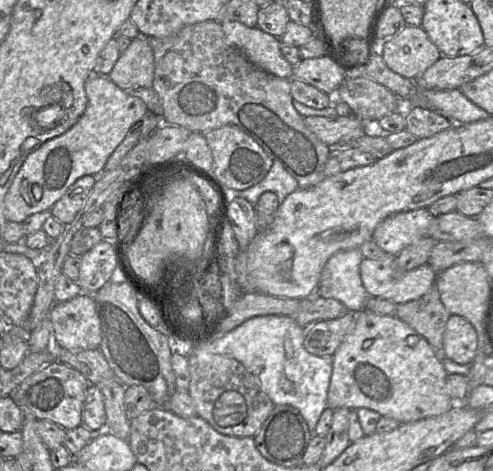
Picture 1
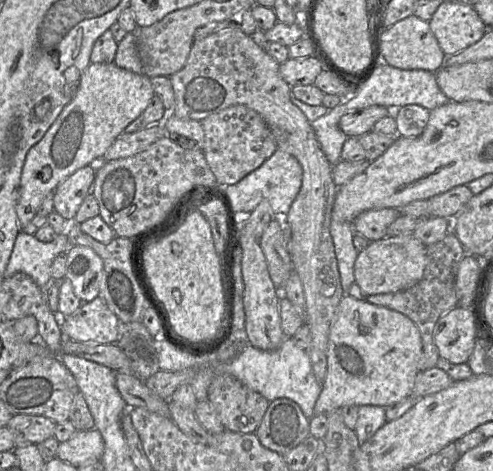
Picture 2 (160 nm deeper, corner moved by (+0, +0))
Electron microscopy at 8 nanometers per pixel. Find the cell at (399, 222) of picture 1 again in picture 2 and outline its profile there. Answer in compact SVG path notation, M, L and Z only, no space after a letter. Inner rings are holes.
M397 208L369 209L361 212L352 221L352 226L370 241L378 240L387 236L388 226L400 215Z

